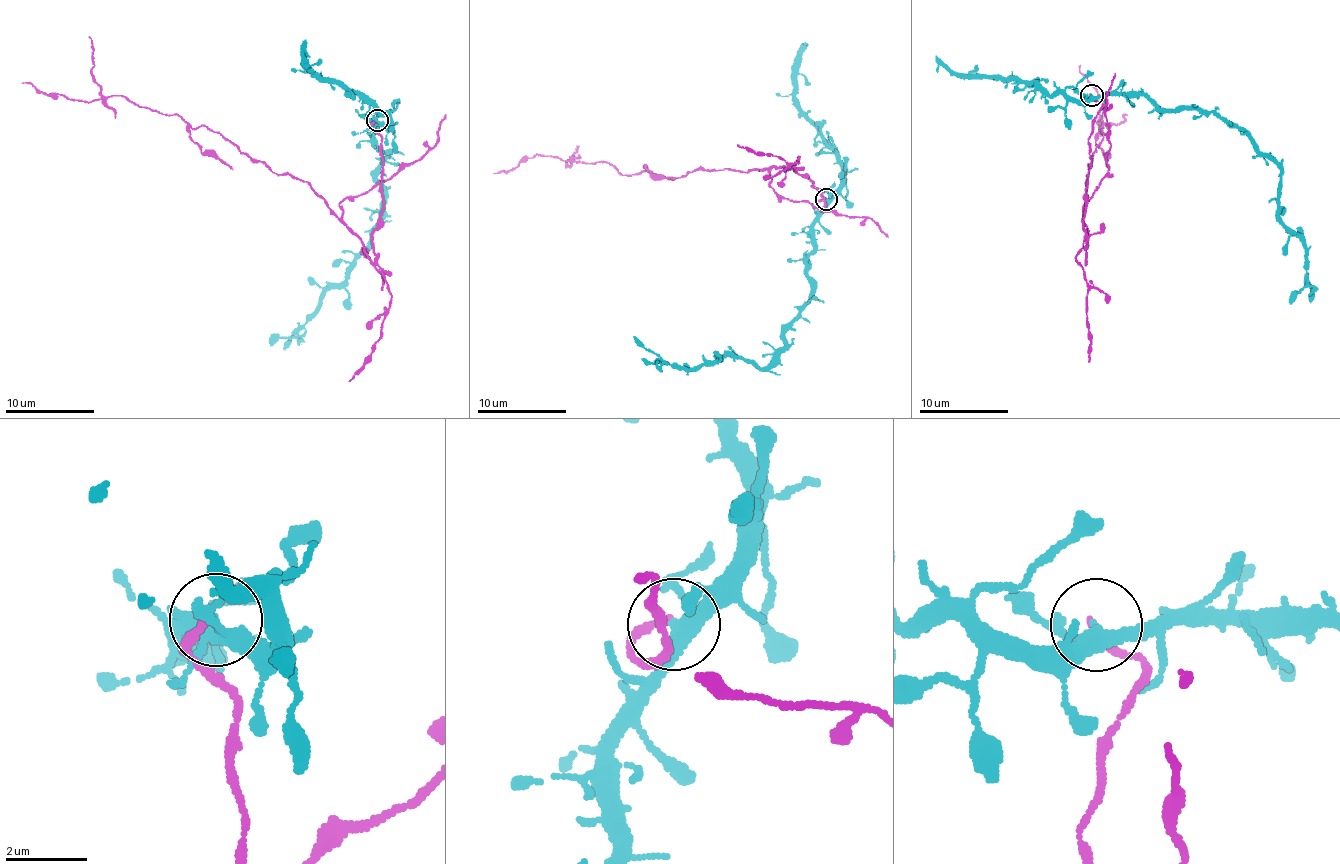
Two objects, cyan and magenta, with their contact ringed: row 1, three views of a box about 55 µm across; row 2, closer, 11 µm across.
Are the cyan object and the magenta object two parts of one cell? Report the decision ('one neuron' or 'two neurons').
two neurons

